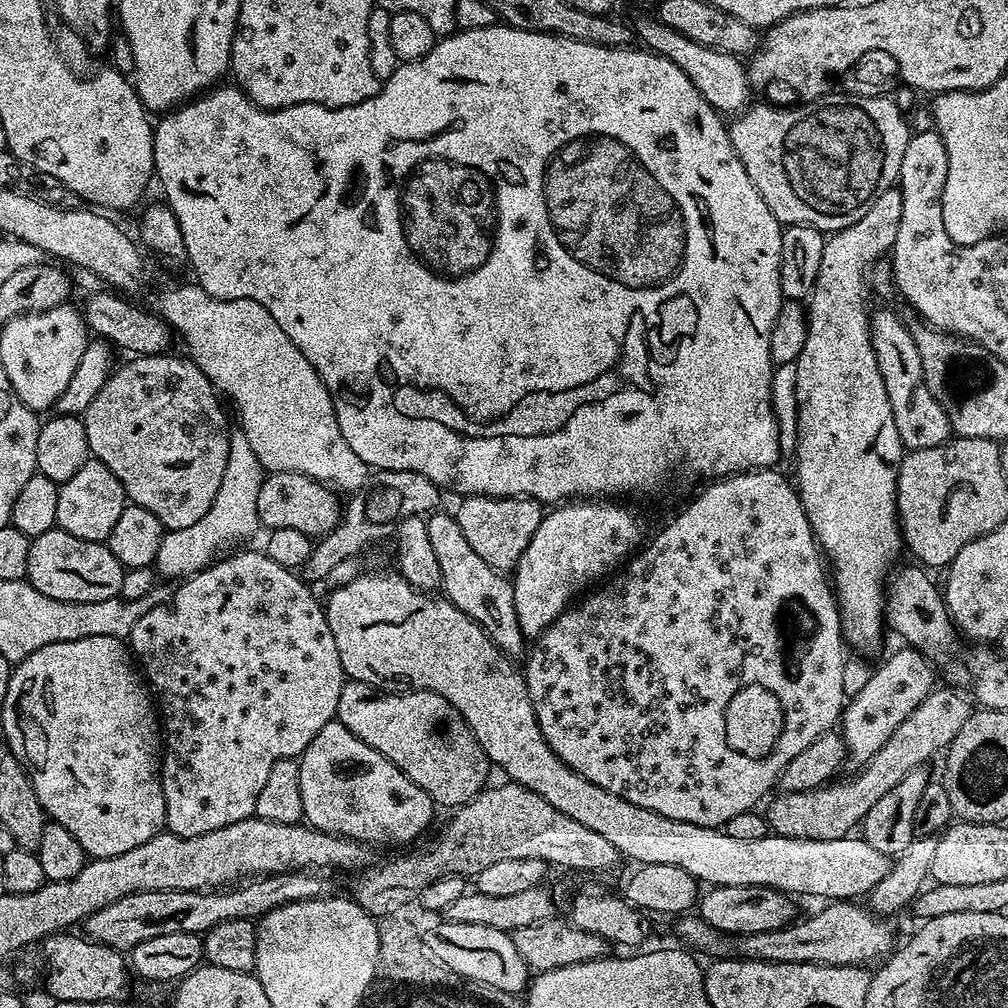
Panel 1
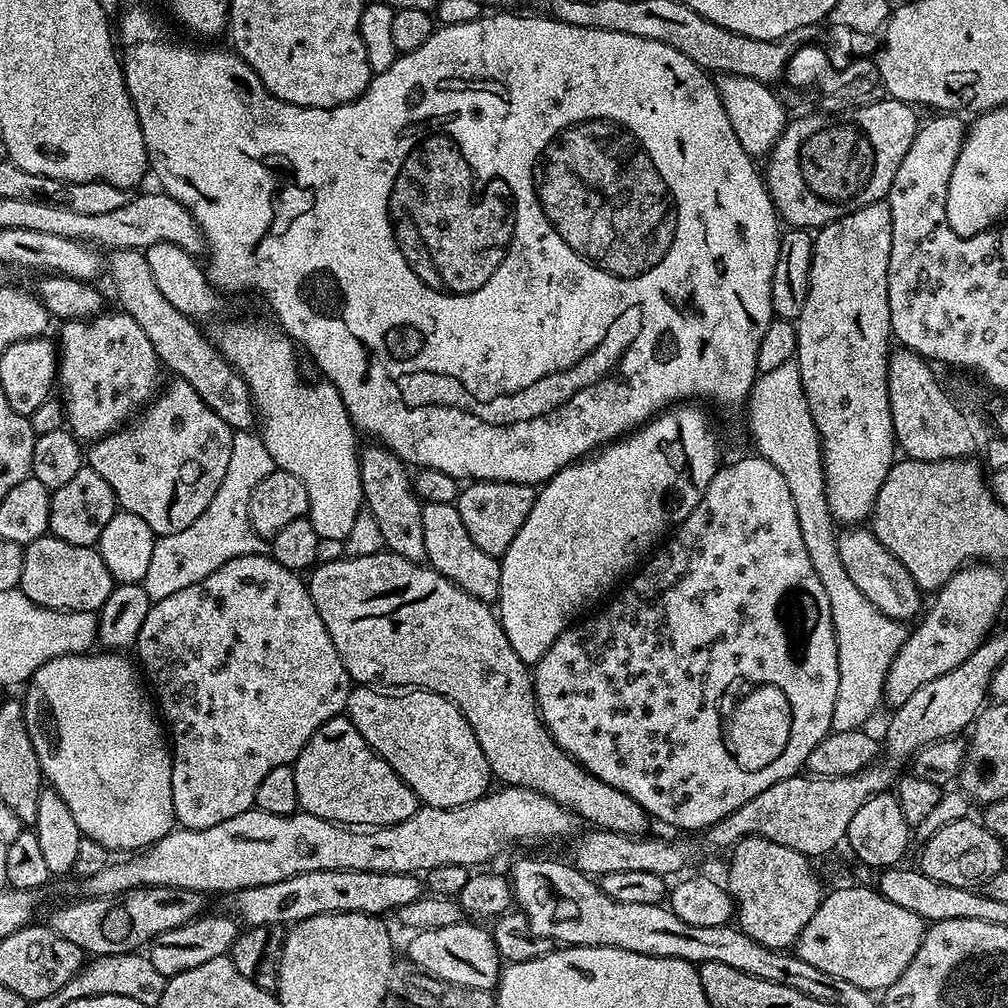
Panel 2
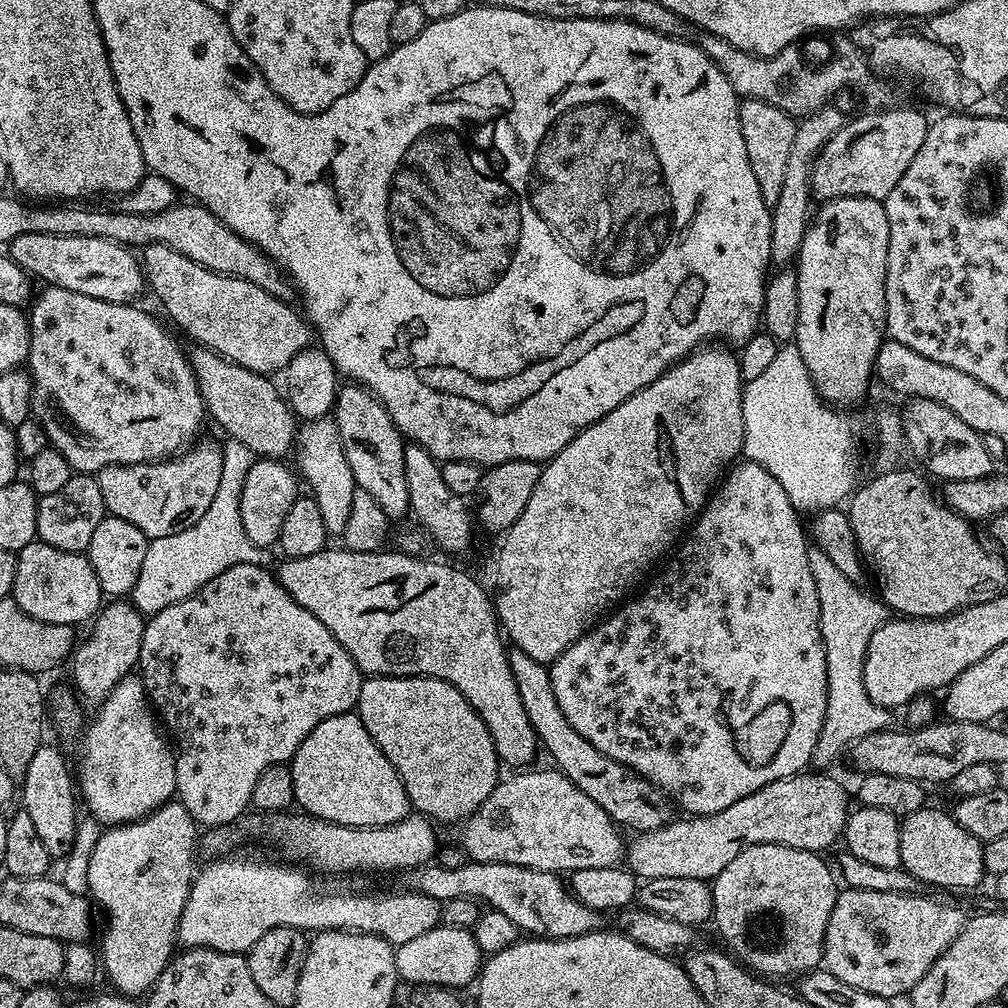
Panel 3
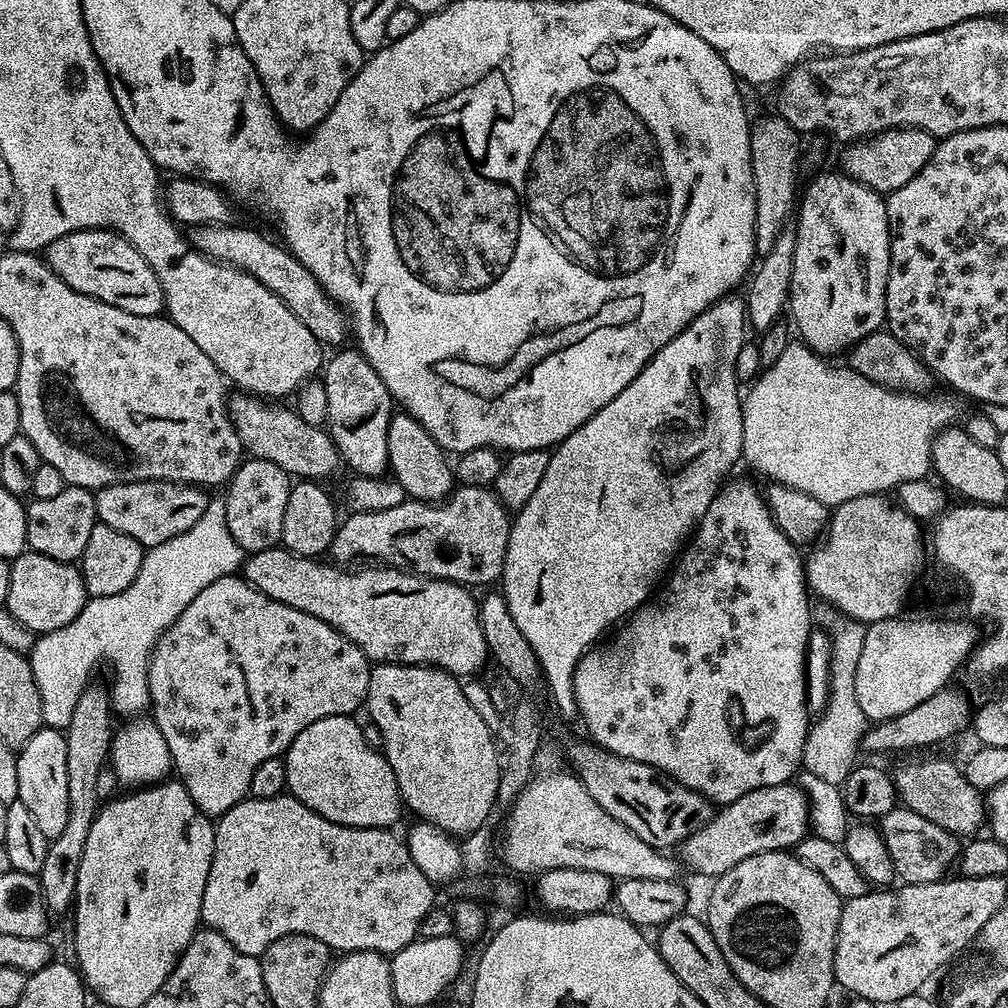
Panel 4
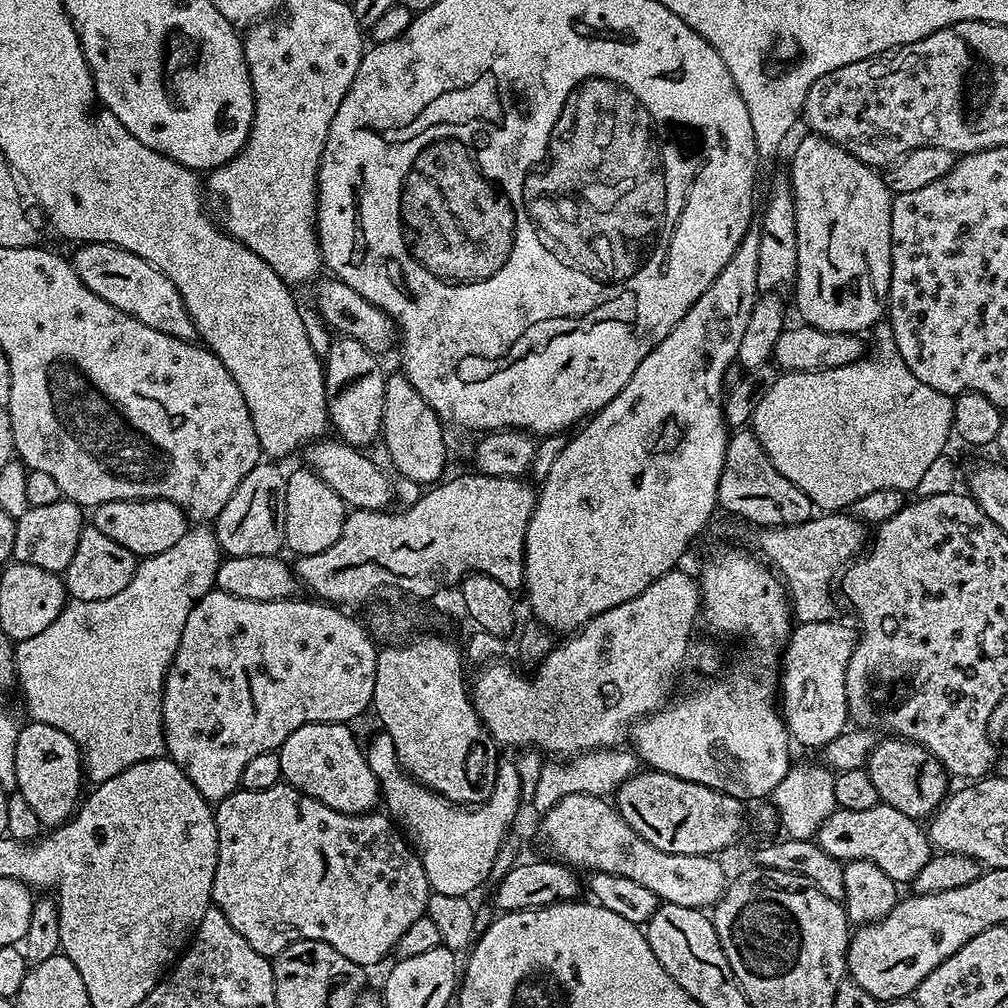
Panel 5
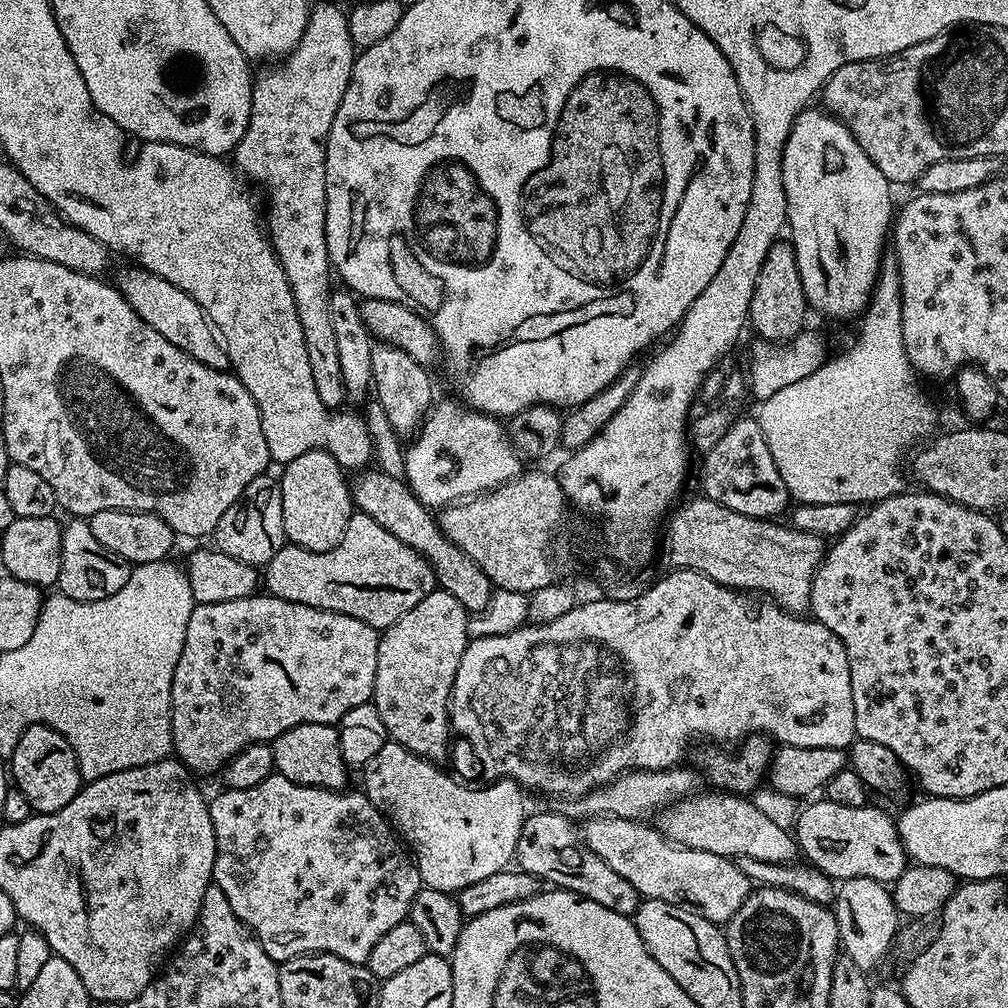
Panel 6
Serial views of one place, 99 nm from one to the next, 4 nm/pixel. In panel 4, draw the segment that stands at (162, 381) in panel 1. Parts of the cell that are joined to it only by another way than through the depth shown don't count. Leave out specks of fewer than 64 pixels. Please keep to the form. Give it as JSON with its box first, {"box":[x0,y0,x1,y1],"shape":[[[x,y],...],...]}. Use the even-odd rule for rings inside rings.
{"box":[95,480,210,550],"shape":[[[165,480],[115,484],[109,488],[97,488],[95,494],[97,521],[134,538],[134,542],[146,550],[162,542],[170,542],[170,538],[178,538],[178,534],[190,530],[190,526],[202,518],[210,499],[203,488]]]}

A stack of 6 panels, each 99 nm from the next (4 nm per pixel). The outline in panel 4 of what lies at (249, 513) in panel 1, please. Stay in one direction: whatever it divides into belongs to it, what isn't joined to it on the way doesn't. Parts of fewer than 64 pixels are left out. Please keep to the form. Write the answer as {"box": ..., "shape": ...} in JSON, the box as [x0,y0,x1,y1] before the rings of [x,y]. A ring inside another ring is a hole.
{"box":[30,499,246,730],"shape":[[[209,499],[206,511],[190,530],[178,534],[178,538],[170,538],[170,542],[162,542],[158,546],[147,549],[142,558],[142,566],[138,570],[138,578],[122,590],[122,594],[109,596],[93,596],[82,606],[78,618],[74,622],[66,622],[58,630],[43,633],[33,643],[30,651],[34,682],[38,686],[38,694],[45,702],[50,702],[50,724],[53,728],[66,730],[70,726],[70,718],[74,714],[74,706],[78,706],[78,698],[89,687],[92,671],[99,664],[112,667],[112,688],[110,687],[110,705],[117,717],[136,718],[140,712],[149,707],[148,699],[148,663],[152,657],[154,646],[163,632],[210,586],[210,582],[218,582],[218,578],[230,576],[241,571],[246,553],[234,536],[230,534],[230,526],[226,526],[226,506],[223,499]]]}

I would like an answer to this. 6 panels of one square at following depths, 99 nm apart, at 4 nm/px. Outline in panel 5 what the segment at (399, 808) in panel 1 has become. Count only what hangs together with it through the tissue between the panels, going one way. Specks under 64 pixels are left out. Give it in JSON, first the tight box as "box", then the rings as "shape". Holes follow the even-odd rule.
{"box":[278,724,381,816],"shape":[[[303,724],[278,751],[283,783],[330,806],[330,810],[361,816],[381,803],[380,784],[370,770],[365,749],[350,729],[348,724]]]}

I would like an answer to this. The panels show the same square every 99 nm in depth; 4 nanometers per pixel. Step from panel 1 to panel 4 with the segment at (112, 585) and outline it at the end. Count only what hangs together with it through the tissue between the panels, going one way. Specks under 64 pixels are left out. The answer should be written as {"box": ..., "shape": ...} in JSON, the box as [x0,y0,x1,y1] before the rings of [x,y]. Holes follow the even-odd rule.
{"box":[7,550,90,634],"shape":[[[26,550],[16,560],[11,561],[10,594],[7,611],[33,634],[43,634],[74,622],[82,606],[90,599],[84,575],[75,563],[55,560],[46,554]]]}

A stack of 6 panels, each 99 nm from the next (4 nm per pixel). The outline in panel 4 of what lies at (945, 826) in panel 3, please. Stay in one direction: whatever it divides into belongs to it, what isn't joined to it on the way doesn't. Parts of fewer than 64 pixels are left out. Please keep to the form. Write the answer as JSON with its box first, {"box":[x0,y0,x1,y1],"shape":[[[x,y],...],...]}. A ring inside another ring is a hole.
{"box":[878,806,961,883],"shape":[[[898,806],[890,810],[890,814],[879,817],[878,827],[886,842],[886,850],[890,850],[890,858],[894,862],[896,875],[903,883],[934,882],[945,879],[953,871],[961,845],[957,837],[947,832],[942,826],[922,818],[922,815],[916,814],[912,809]]]}

